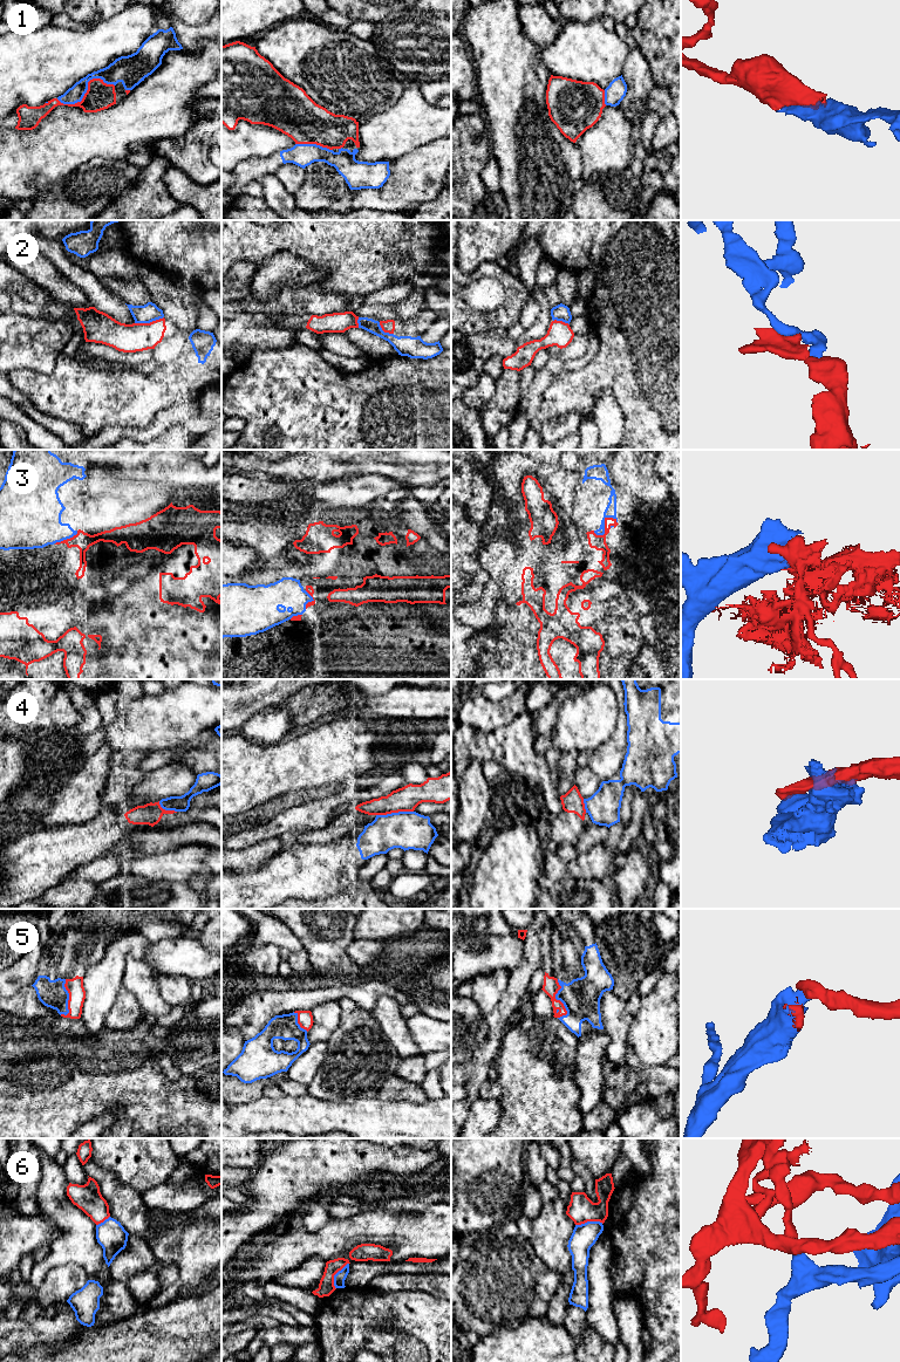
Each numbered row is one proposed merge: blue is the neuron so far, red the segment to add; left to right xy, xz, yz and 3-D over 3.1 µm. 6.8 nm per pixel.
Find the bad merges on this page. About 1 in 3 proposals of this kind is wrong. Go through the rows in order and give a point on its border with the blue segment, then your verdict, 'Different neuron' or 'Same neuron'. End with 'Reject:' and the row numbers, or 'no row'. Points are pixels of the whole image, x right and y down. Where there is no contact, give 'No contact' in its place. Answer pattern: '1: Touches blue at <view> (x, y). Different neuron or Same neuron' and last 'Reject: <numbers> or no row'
1: Touches blue at xy (87, 89). Same neuron
2: Touches blue at xy (149, 322). Different neuron
3: Touches blue at yz (604, 526). Different neuron
4: Touches blue at xz (394, 813). Different neuron
5: Touches blue at yz (558, 999). Same neuron
6: Touches blue at xz (334, 1275). Different neuron
Reject: 2, 3, 4, 6

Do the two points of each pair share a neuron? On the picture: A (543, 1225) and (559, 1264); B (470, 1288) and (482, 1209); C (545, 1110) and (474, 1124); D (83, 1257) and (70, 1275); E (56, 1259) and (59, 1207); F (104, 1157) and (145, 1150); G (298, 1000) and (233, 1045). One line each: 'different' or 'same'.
A: same
B: different
C: different
D: different
E: same
F: same
G: different

